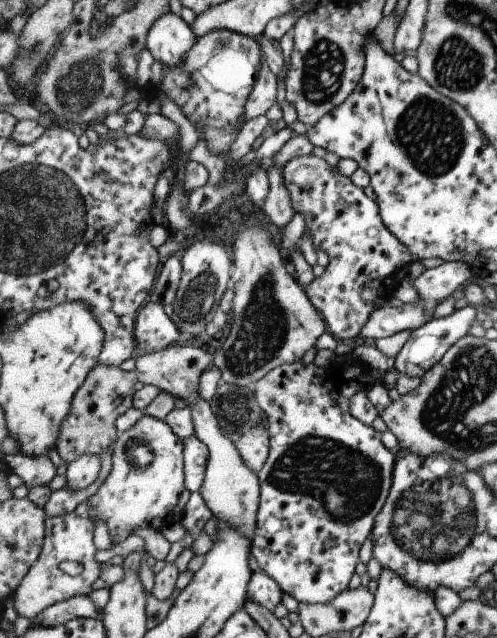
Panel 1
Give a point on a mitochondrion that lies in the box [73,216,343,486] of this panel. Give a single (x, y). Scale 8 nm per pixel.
(263, 330)

